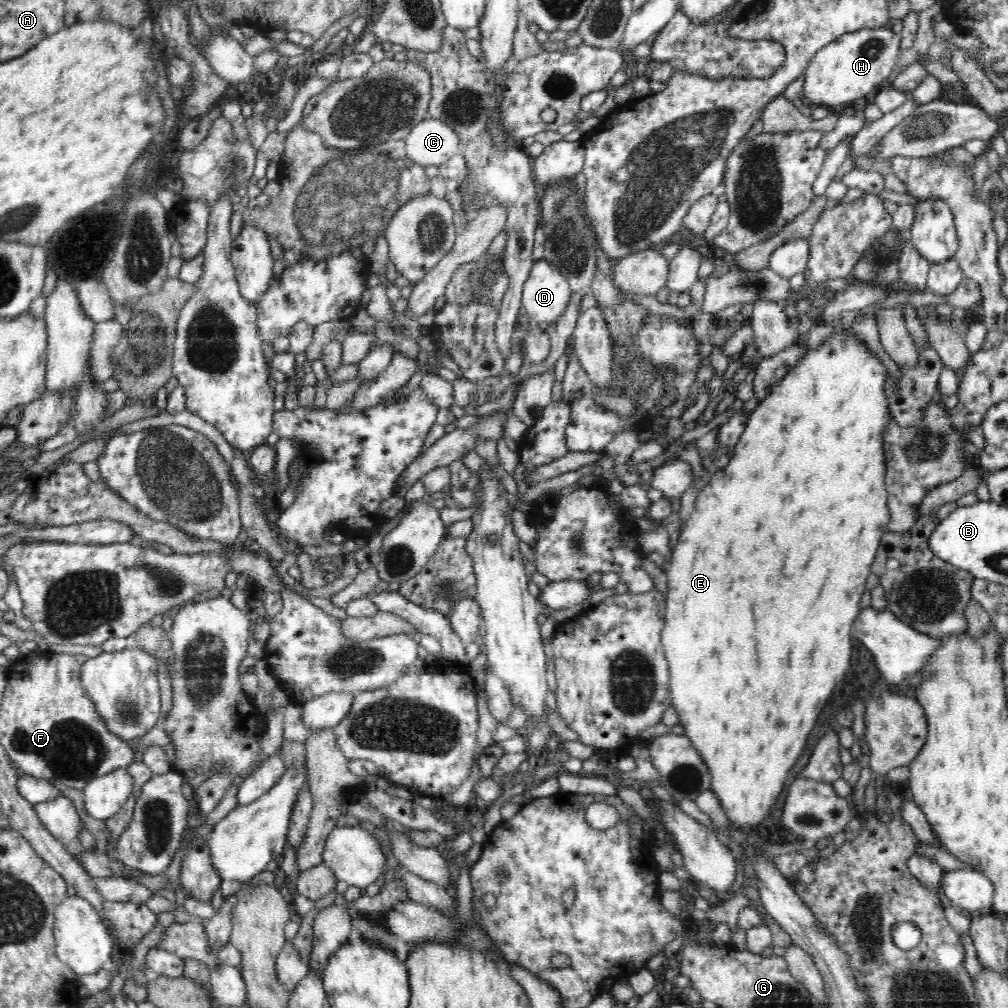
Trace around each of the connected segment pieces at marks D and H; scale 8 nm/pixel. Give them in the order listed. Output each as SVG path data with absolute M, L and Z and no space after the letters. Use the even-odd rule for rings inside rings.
M546 259L535 261L524 284L521 303L532 319L532 330L548 333L571 299L571 289L560 270Z
M887 26L845 32L816 52L807 64L801 97L810 107L820 105L832 111L859 104L864 97L870 98L886 85L888 76L896 66L898 54L900 34Z

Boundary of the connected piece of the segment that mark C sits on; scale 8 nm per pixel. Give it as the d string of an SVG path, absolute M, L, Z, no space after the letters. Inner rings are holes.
M428 117L415 124L405 139L408 159L424 168L439 167L460 152L459 147L458 133L449 124Z

